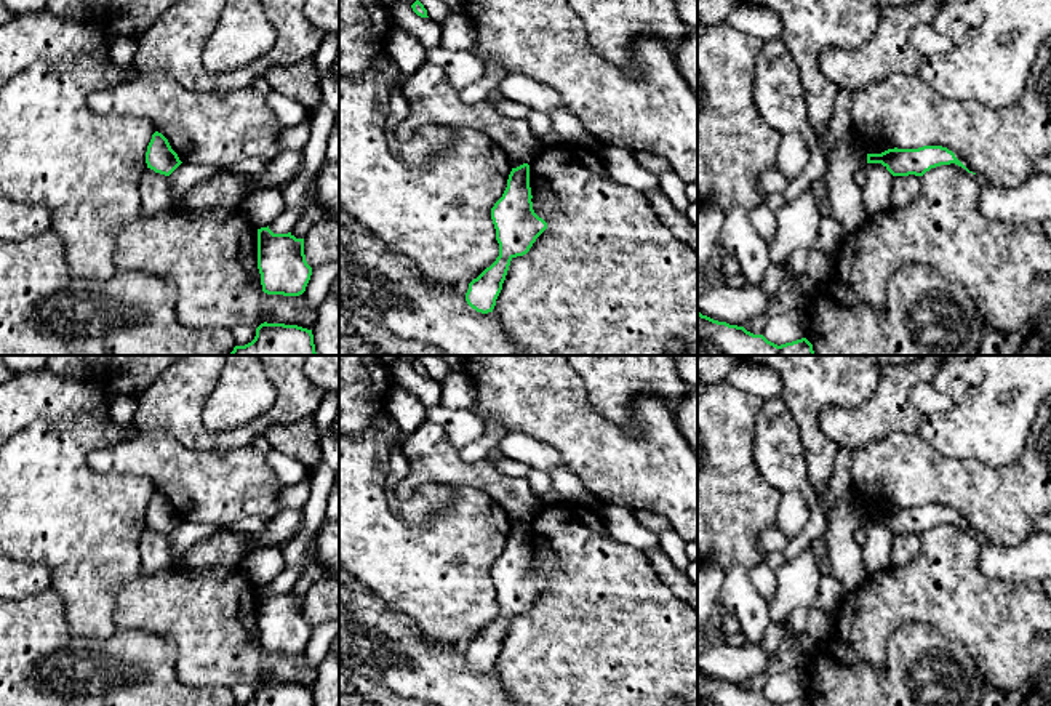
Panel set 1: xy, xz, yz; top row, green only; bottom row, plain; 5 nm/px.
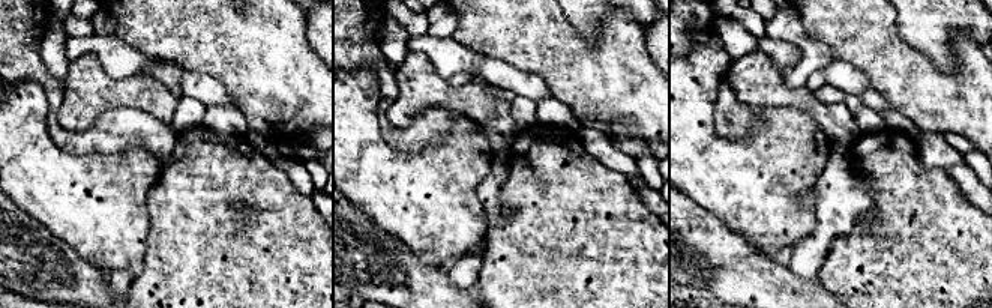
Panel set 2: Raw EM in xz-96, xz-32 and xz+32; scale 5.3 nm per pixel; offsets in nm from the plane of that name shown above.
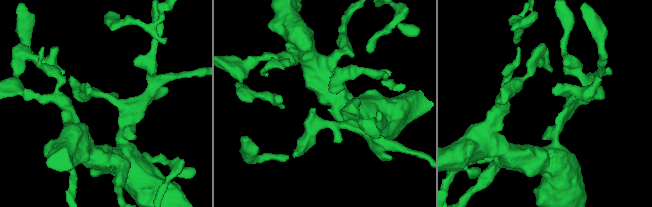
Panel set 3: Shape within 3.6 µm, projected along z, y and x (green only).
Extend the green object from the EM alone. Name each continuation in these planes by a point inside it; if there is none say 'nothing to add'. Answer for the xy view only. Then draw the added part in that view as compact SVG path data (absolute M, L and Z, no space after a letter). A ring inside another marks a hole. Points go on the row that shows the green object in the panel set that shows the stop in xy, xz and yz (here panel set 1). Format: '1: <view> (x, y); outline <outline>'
nothing to add

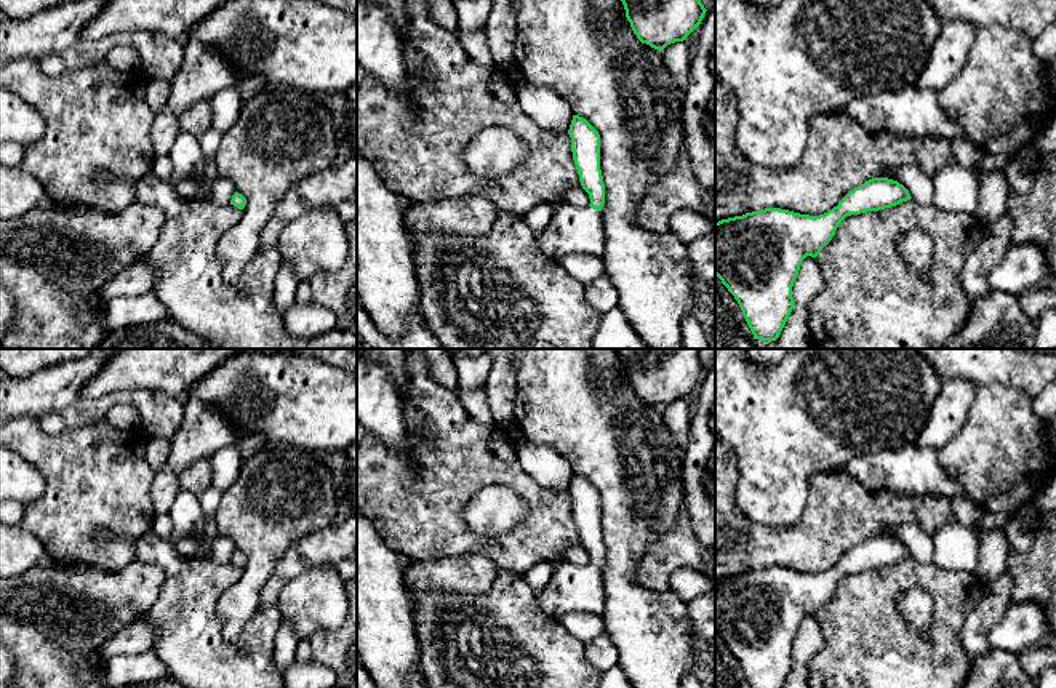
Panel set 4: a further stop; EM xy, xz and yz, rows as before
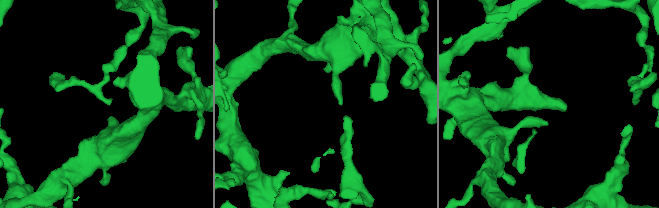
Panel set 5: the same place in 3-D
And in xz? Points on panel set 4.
1: xz (572, 231); outline M570 203L557 206L550 222L534 238L539 253L557 262L565 254L605 256L605 232L602 213L590 208L578 208Z

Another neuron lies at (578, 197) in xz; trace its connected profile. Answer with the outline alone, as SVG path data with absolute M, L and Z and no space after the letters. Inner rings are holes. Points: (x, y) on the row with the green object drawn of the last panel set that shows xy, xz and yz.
M573 187L566 194L566 203L584 208L590 205L589 194L582 187Z

